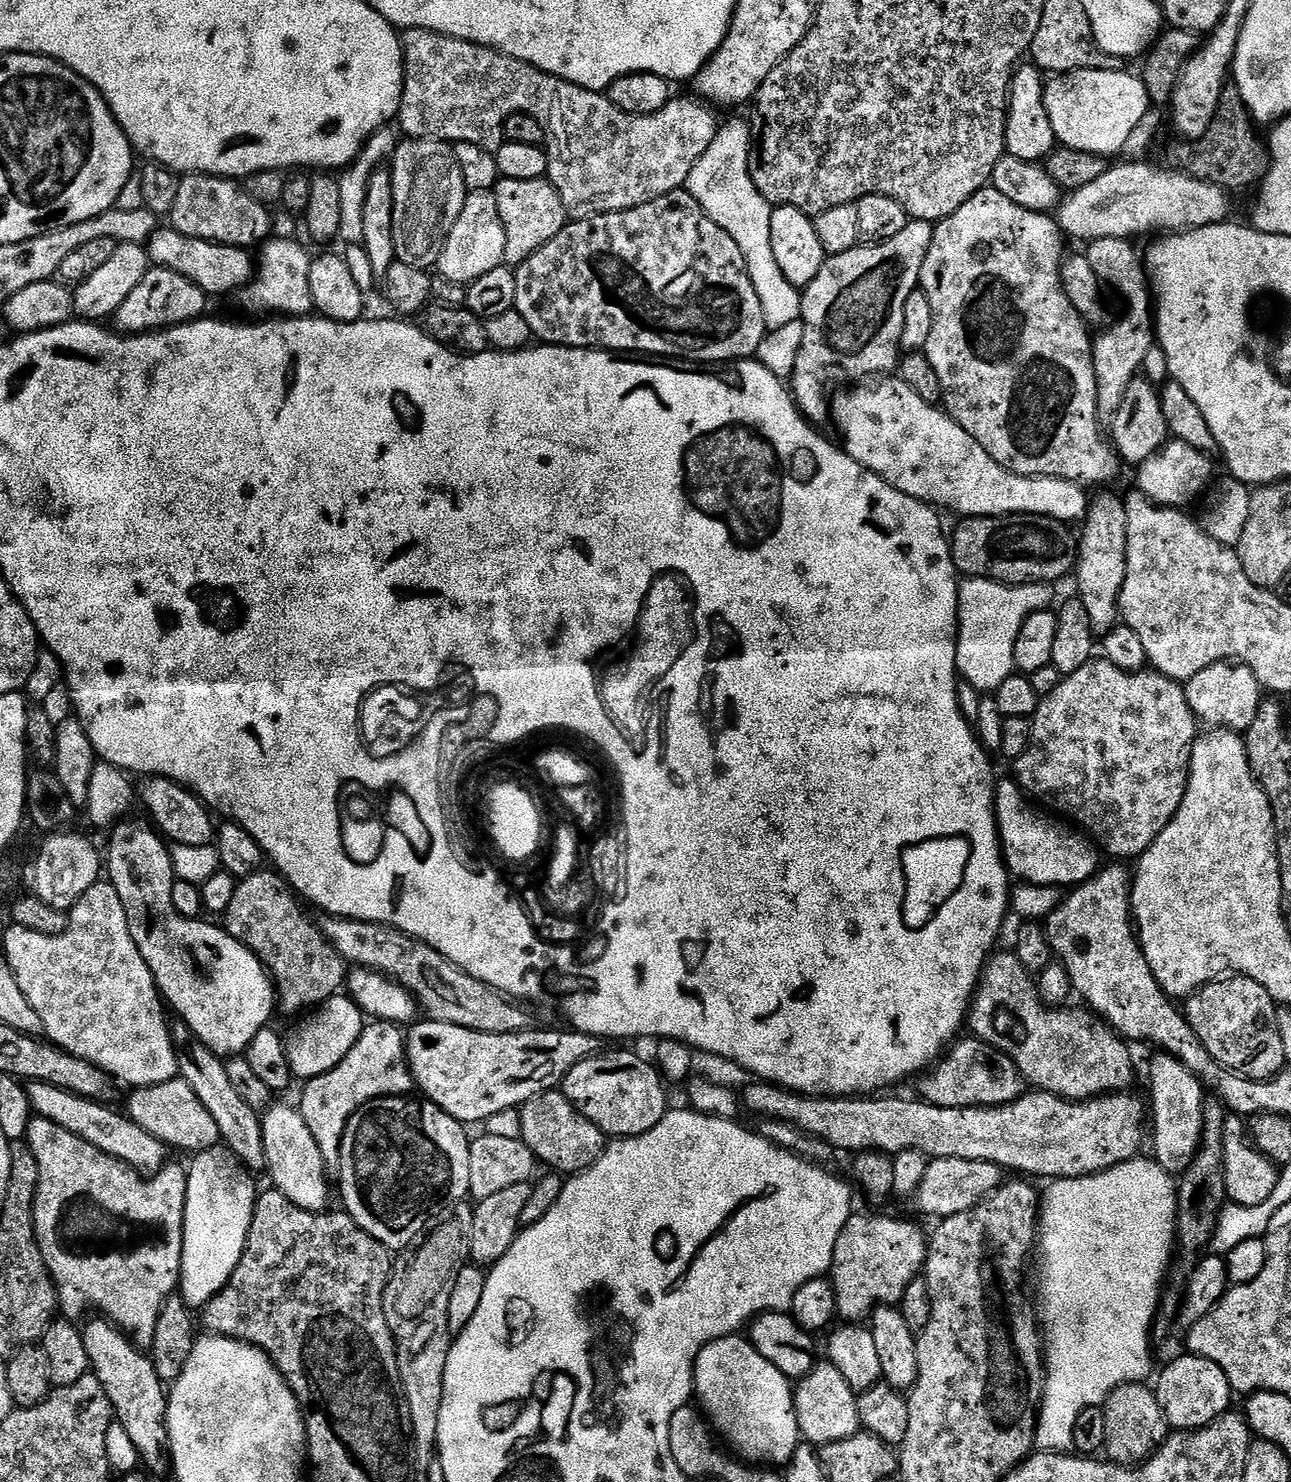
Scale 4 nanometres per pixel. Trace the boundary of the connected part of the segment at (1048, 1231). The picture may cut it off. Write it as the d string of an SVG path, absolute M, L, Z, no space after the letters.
M1147 1159L1123 1160L1105 1172L1052 1180L1040 1196L1038 1323L1042 1329L1045 1378L1044 1399L1040 1401L1036 1422L1039 1451L1067 1453L1072 1448L1074 1421L1082 1410L1099 1408L1118 1386L1142 1384L1148 1375L1153 1375L1152 1324L1172 1264L1178 1184L1155 1159Z

